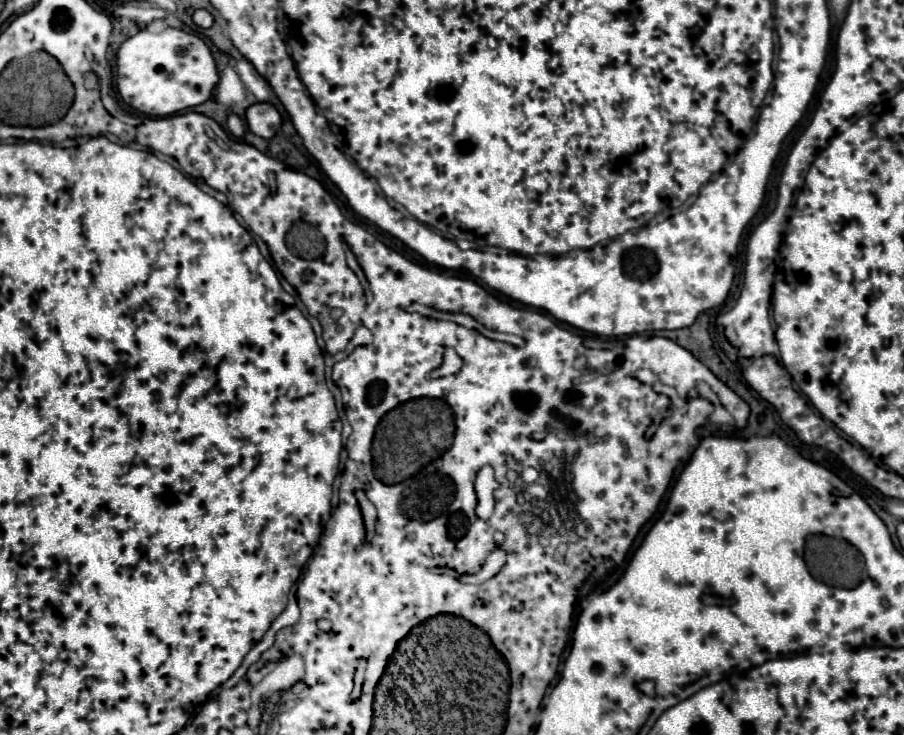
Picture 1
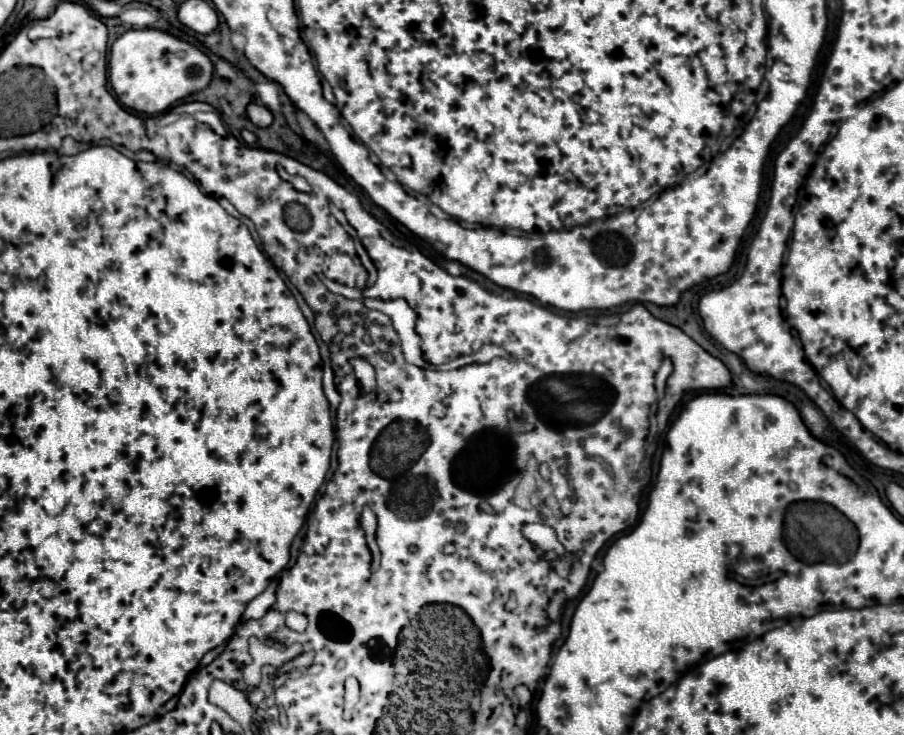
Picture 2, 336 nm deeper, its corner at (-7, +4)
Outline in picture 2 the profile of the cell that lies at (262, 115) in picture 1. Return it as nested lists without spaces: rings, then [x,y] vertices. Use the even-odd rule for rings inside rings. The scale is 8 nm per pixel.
[[[250,104],[248,106],[248,118],[260,128],[266,128],[272,124],[272,112],[262,104]]]

